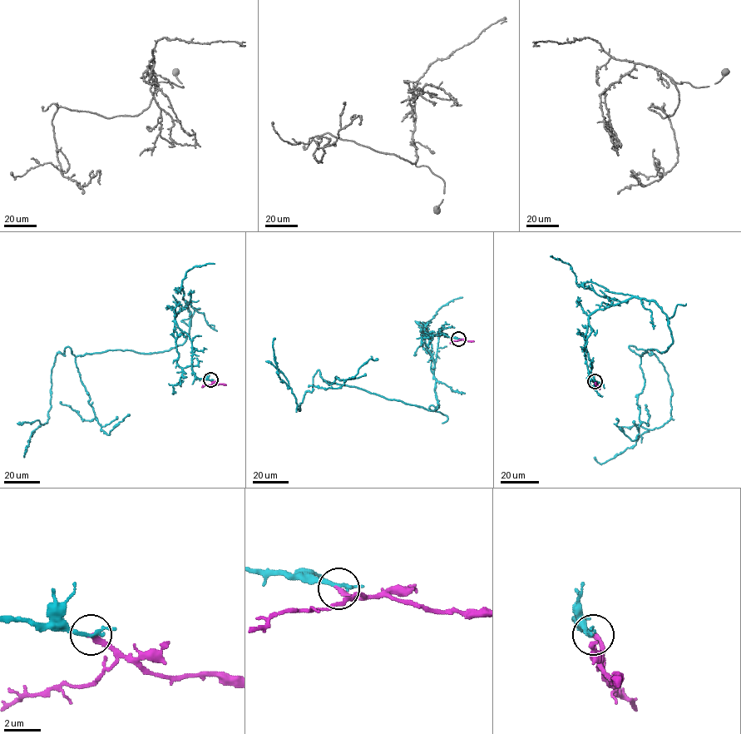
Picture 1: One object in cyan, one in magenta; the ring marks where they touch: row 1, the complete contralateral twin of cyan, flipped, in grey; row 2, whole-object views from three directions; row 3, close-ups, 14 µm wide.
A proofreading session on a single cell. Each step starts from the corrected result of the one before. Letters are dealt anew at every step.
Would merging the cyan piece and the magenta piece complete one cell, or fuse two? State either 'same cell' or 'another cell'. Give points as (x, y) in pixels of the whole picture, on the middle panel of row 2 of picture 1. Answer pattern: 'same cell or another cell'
same cell

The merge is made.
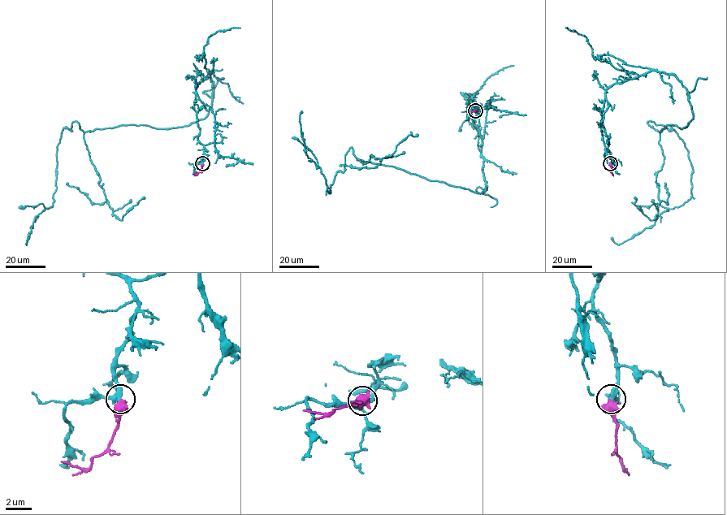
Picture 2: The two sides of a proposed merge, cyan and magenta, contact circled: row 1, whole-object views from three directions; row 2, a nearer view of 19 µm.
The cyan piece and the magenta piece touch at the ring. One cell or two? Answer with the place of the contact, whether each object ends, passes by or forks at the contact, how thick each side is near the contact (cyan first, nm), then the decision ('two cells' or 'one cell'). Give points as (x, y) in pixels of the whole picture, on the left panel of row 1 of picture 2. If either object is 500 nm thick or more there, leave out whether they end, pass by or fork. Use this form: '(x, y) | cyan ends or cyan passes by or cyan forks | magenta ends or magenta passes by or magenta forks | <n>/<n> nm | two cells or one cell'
(202, 163) | 360/600 nm | one cell

